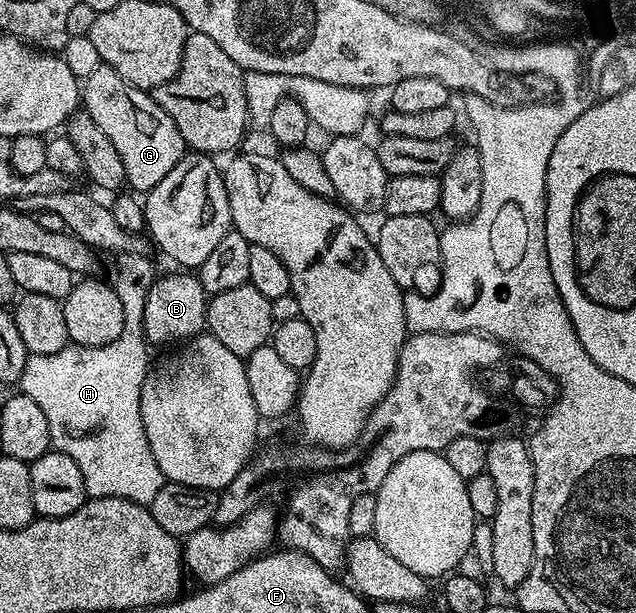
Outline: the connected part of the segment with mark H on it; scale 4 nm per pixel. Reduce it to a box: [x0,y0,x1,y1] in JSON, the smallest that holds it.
[18,254,166,506]

